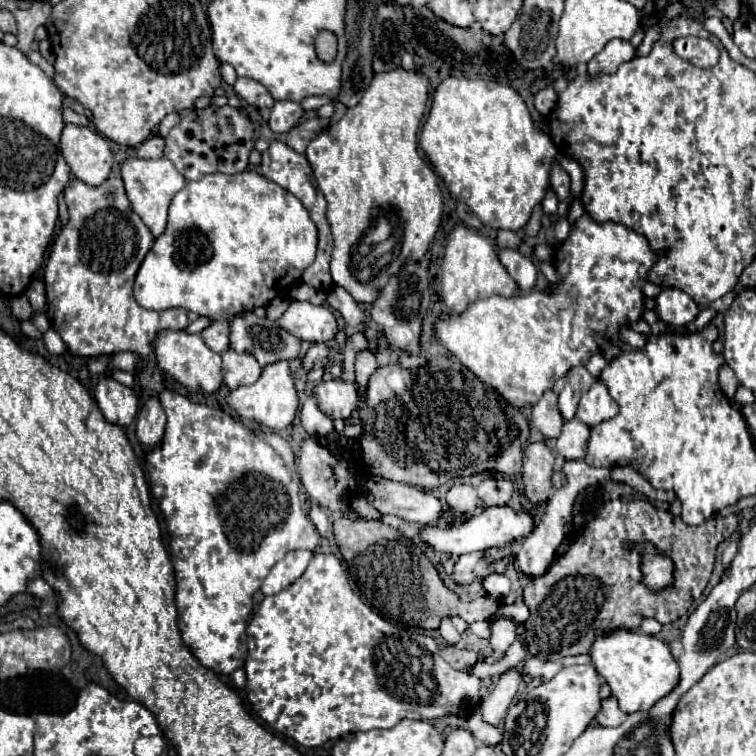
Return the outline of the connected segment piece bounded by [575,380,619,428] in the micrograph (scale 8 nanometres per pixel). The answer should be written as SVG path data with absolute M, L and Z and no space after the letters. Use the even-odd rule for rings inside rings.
M597 380L597 382L591 386L591 390L581 398L575 416L577 416L585 426L593 428L593 426L601 424L603 420L613 418L617 412L619 412L617 402L609 396L607 386L605 386L601 380Z

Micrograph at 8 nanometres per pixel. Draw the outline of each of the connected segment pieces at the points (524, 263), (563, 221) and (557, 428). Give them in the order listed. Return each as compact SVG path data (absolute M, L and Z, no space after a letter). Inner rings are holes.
M501 248L499 250L499 260L501 260L501 264L507 268L509 276L517 282L517 286L523 292L529 292L535 286L537 270L535 270L535 264L531 262L531 258L519 254L517 250Z
M559 217L554 228L557 242L564 242L567 239L570 230L568 220L565 217Z
M547 390L541 400L533 406L531 422L541 430L545 438L557 438L561 434L563 418L557 408L557 394L553 390Z

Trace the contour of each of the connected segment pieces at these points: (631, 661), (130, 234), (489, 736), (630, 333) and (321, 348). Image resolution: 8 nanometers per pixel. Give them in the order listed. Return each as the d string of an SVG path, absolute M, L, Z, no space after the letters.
M615 630L605 636L599 636L593 642L591 658L595 670L605 678L613 696L617 698L619 708L627 714L651 710L679 682L679 666L671 656L669 646L659 638L643 632Z
M121 176L107 178L105 184L99 186L87 186L85 182L71 178L71 182L63 190L63 196L69 208L69 224L61 228L59 236L55 238L45 266L47 316L53 322L51 326L59 332L63 342L77 356L101 356L101 354L117 354L131 350L141 356L141 362L137 366L141 368L149 360L149 354L153 350L153 340L159 330L163 328L183 330L189 324L187 312L183 308L169 308L159 312L147 310L141 308L133 296L135 274L145 254L151 250L155 236L143 224L143 220L133 212L125 196Z
M479 708L469 716L467 720L469 724L469 730L473 732L473 736L489 746L497 746L501 742L501 730L495 728L495 726L489 726L487 722L481 720L481 714L479 714Z
M627 330L627 332L623 332L621 338L623 338L623 342L631 344L633 348L641 348L641 346L645 344L645 336L639 334L639 332L635 332L635 330Z
M311 344L311 348L305 352L301 366L303 368L315 368L315 366L325 366L327 364L327 356L329 356L329 348L327 344Z

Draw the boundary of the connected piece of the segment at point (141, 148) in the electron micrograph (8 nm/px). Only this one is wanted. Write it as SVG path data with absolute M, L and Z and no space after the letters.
M151 136L145 142L137 146L137 158L161 158L163 156L163 138L161 136Z

